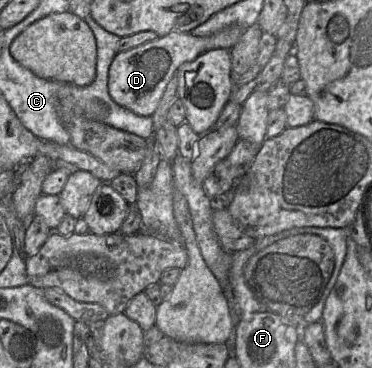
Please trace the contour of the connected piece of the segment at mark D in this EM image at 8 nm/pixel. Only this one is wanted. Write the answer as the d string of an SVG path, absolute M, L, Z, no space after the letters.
M231 25L203 37L192 35L190 32L171 32L131 49L117 52L109 68L109 94L118 105L138 115L152 117L168 82L184 63L212 49L230 50L244 31L245 29L238 25Z

